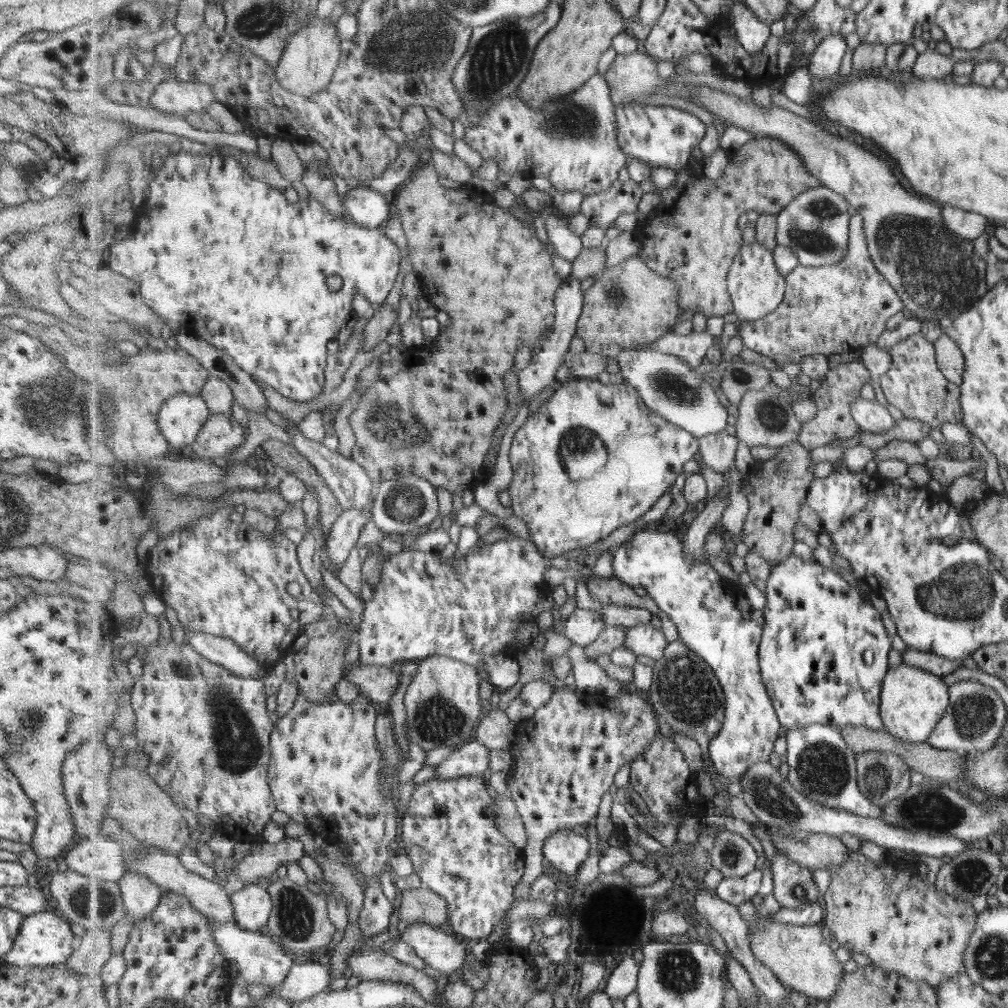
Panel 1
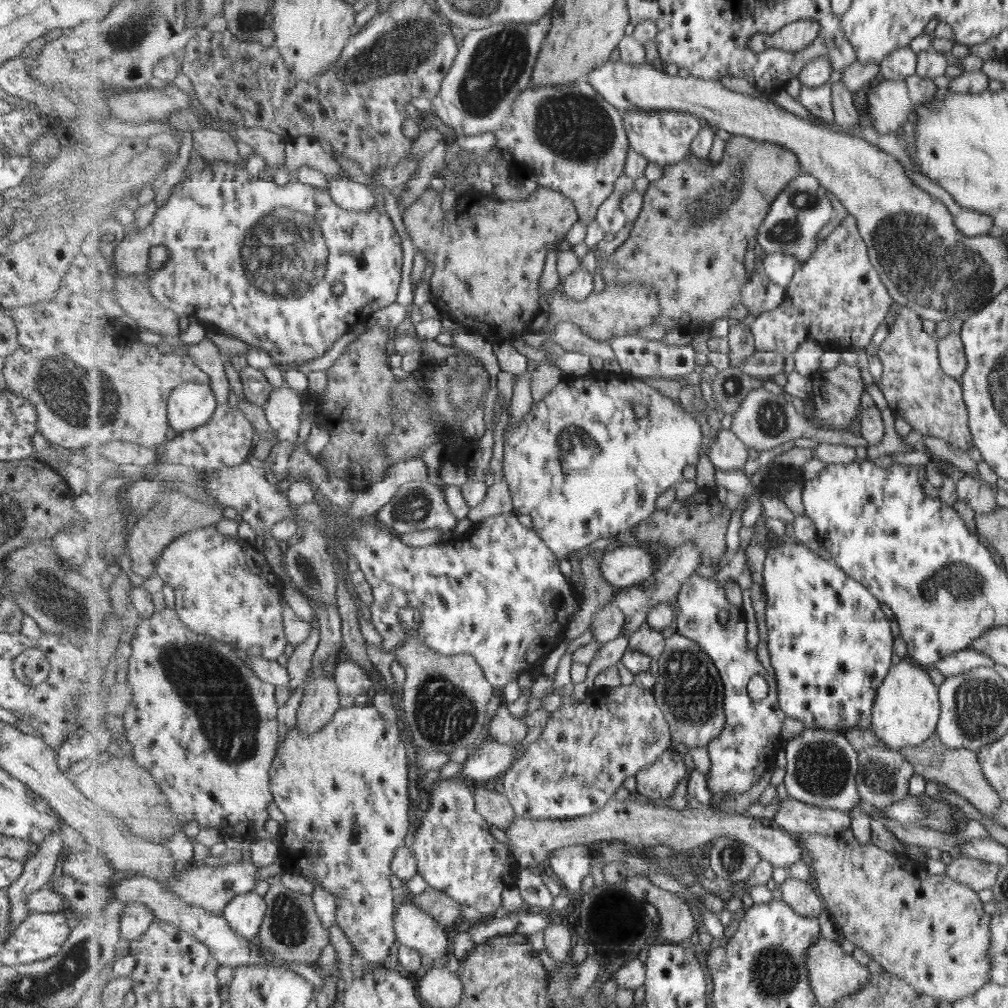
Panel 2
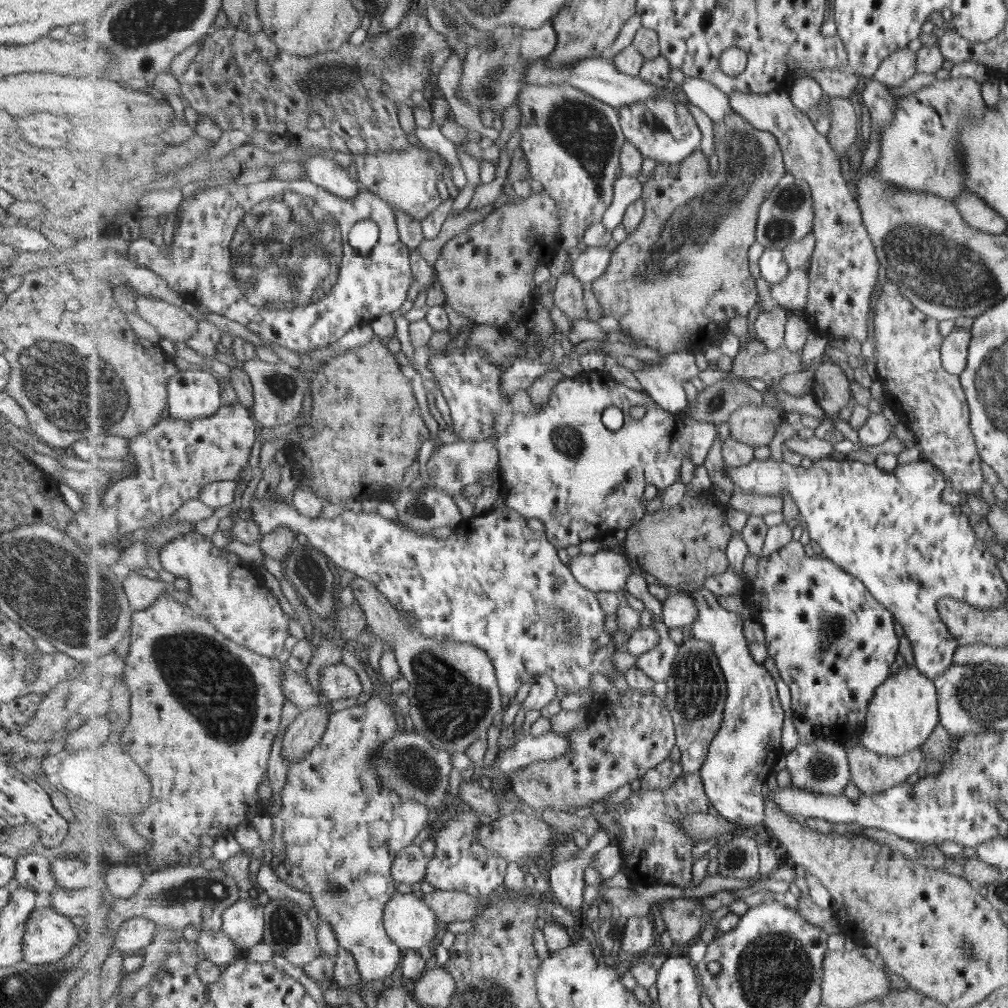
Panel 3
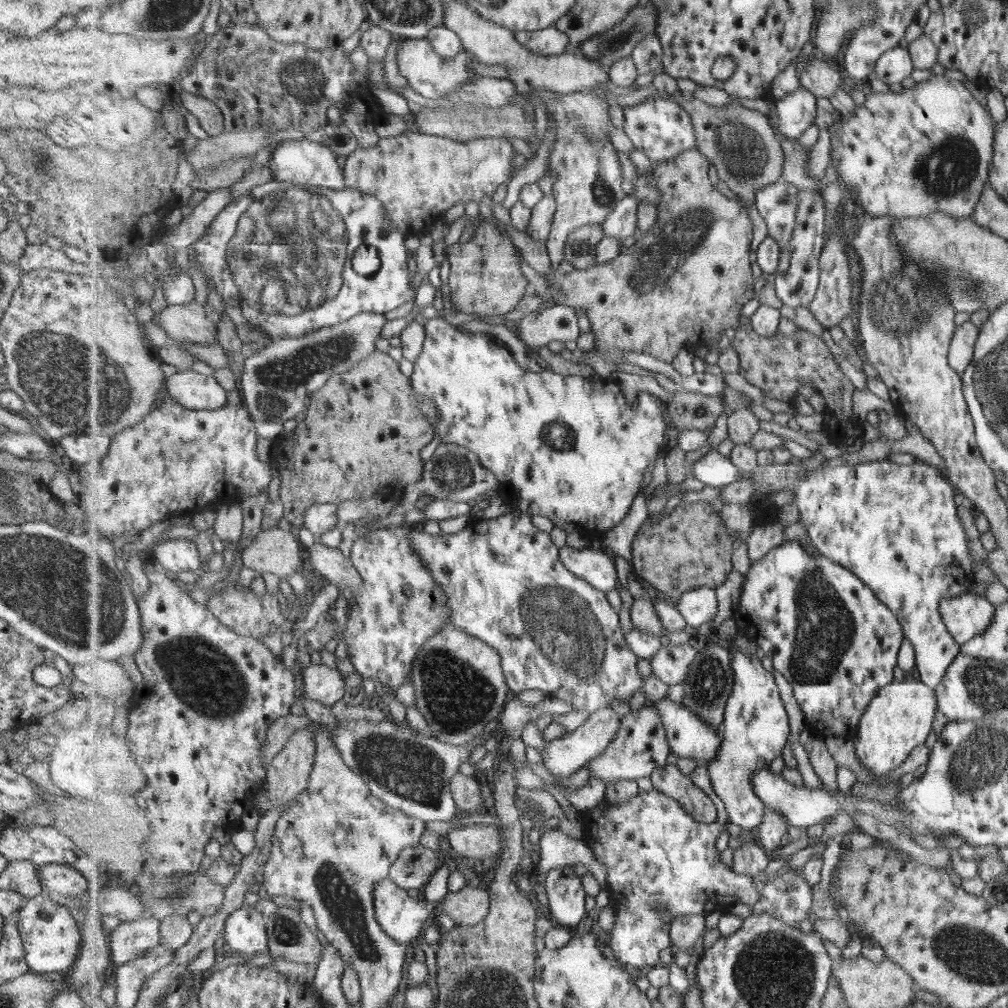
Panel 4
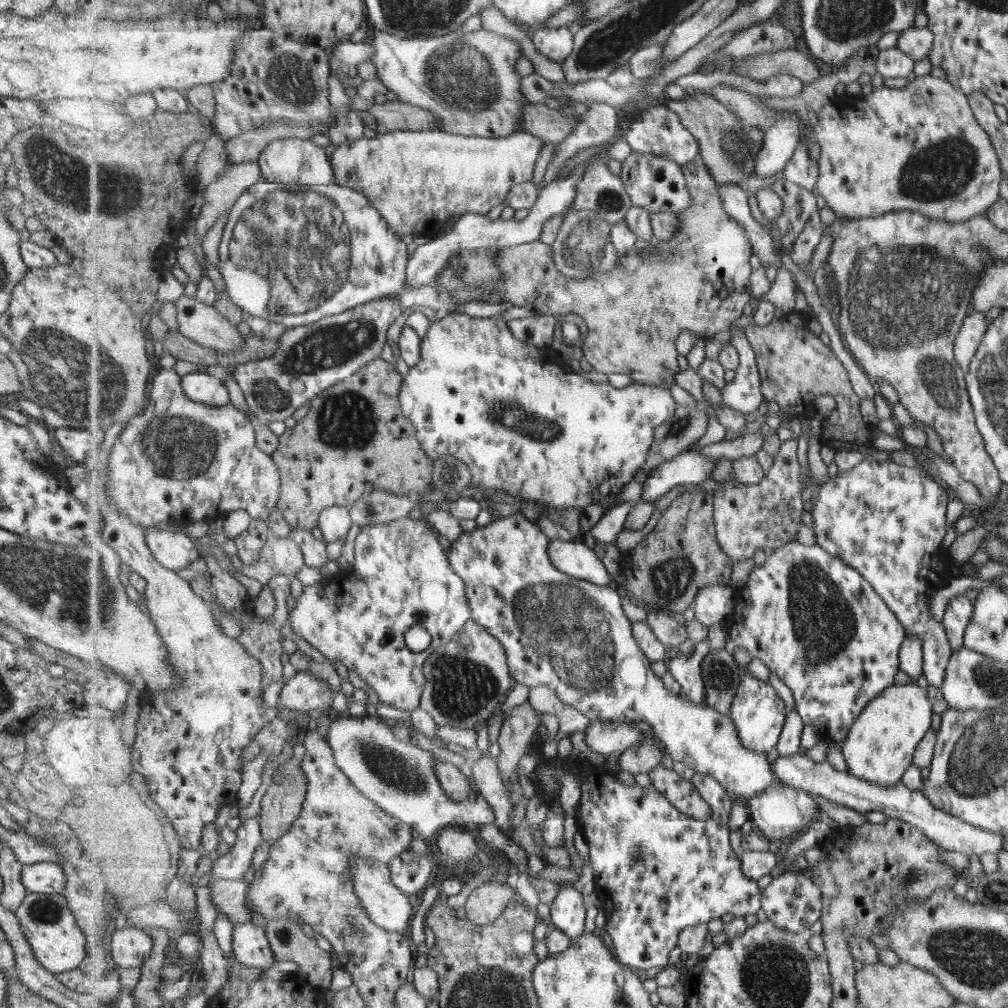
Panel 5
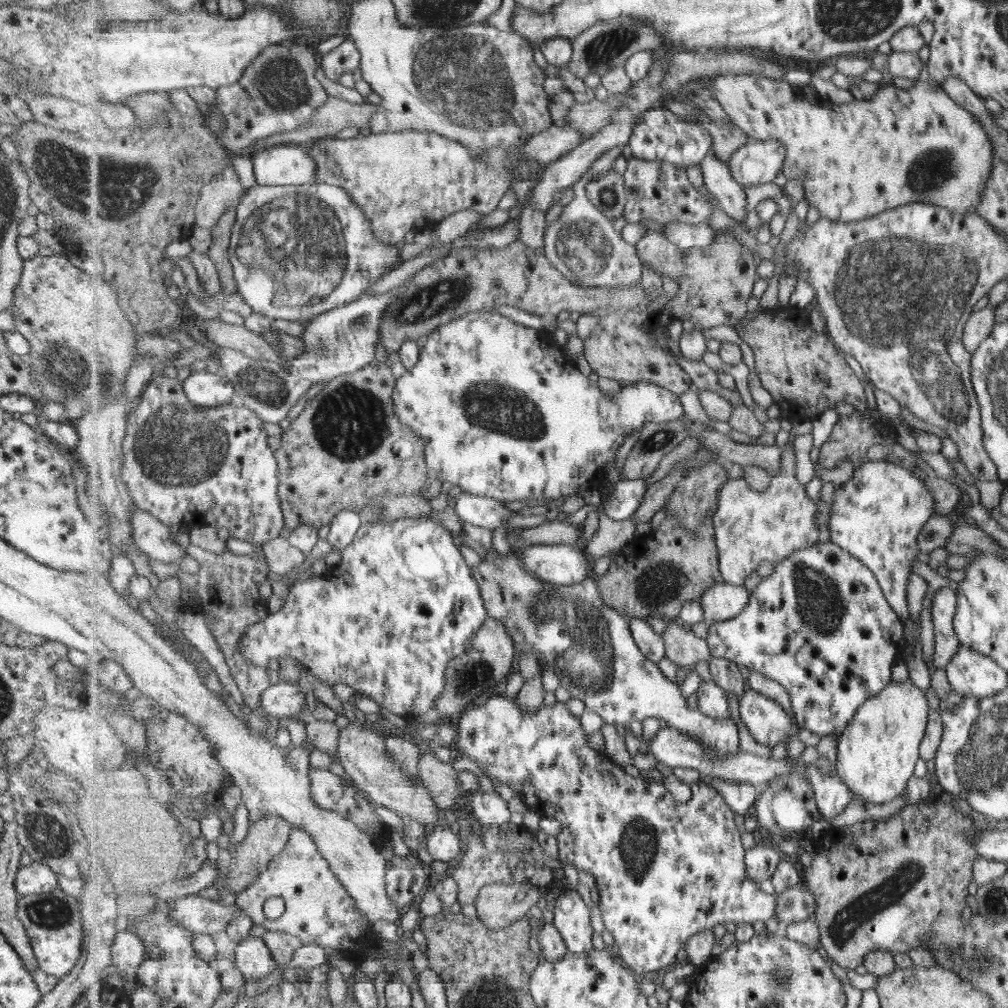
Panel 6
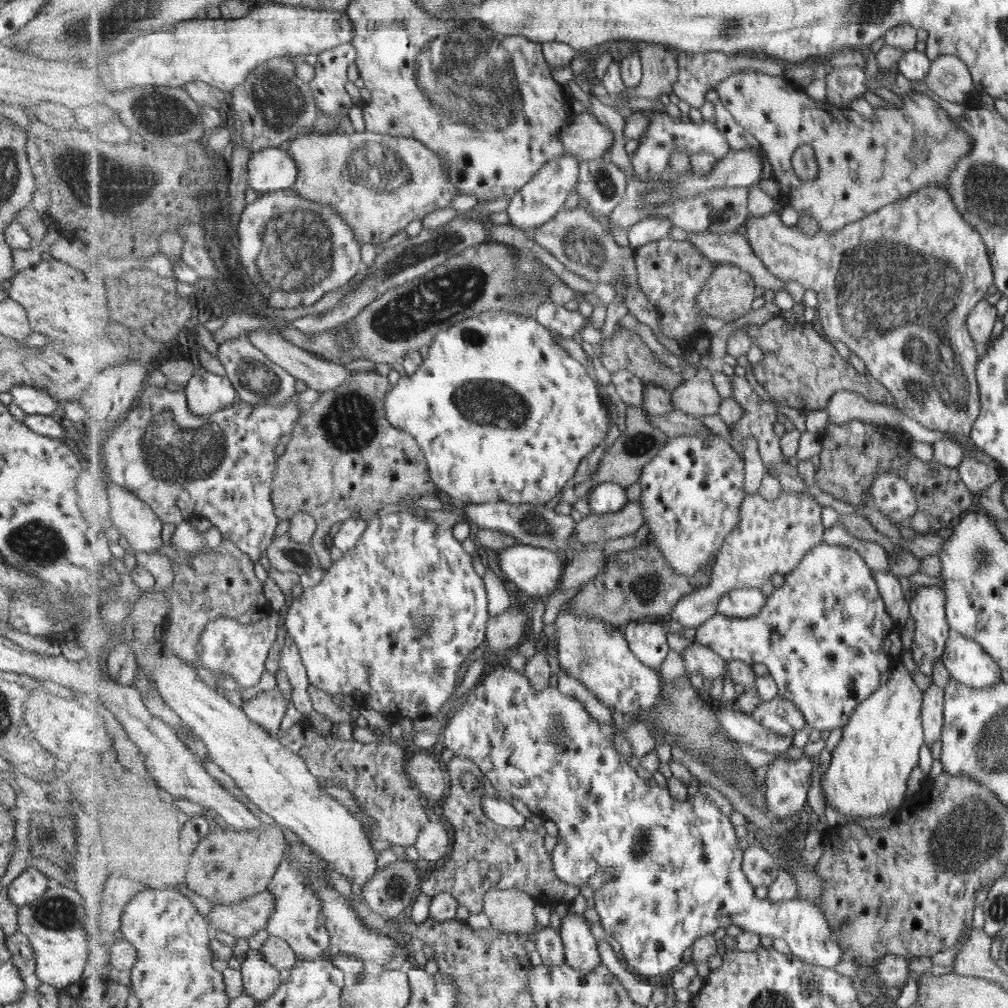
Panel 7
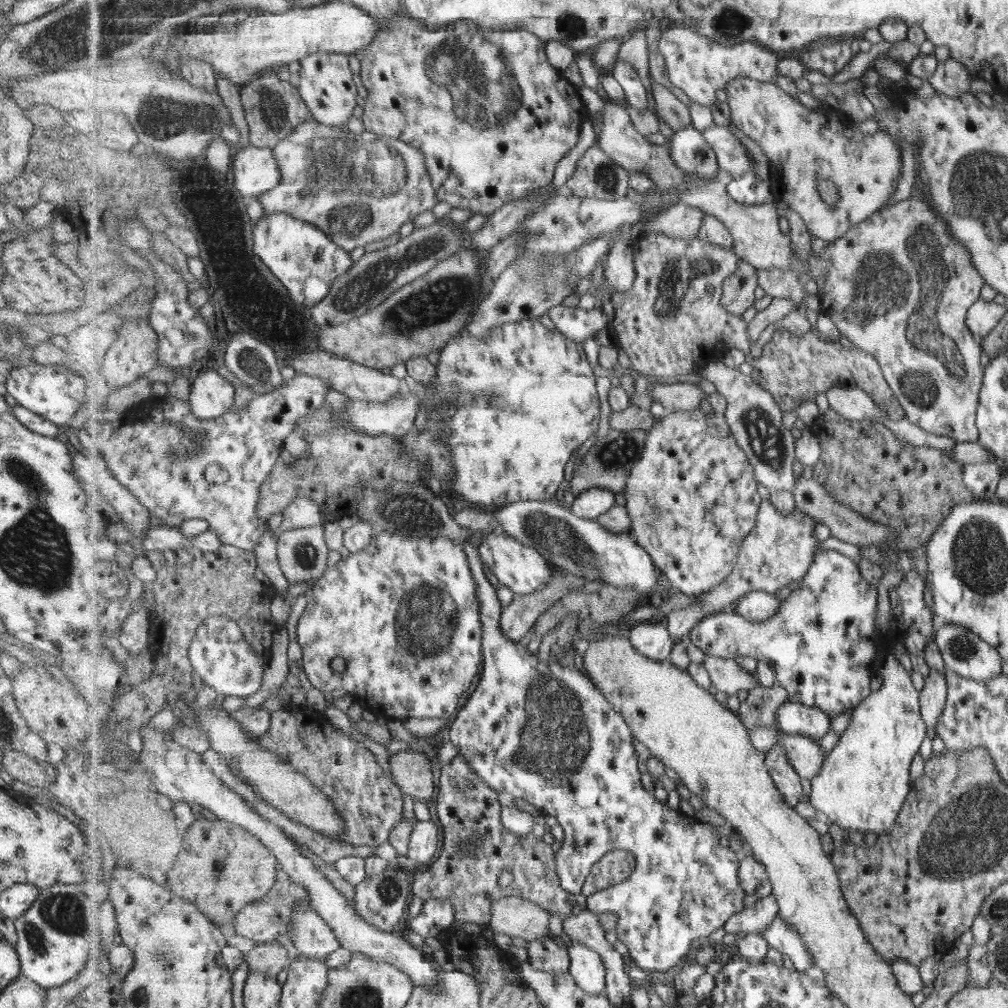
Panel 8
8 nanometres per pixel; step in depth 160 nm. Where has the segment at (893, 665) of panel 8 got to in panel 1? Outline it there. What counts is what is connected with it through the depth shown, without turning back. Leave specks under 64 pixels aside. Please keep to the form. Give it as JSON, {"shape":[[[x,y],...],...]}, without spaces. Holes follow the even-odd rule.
{"shape":[[[902,662],[896,667],[891,667],[885,677],[880,713],[883,716],[886,730],[901,741],[928,742],[948,706],[948,689],[941,677],[933,676],[932,672]]]}

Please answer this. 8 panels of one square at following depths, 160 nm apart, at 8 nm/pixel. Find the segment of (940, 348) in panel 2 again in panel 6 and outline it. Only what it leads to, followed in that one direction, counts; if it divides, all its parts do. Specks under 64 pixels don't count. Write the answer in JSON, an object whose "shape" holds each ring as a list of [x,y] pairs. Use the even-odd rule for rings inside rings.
{"shape":[[[987,304],[986,307],[973,312],[967,323],[964,323],[963,335],[961,340],[964,347],[969,352],[973,352],[980,343],[988,338],[988,335],[995,327],[994,307]]]}

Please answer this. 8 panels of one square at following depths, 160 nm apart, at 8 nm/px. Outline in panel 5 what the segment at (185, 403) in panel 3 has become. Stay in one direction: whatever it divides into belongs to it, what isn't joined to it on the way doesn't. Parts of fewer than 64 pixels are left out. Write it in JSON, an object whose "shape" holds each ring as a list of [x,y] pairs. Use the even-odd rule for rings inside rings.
{"shape":[[[193,372],[183,376],[182,387],[185,394],[198,403],[222,407],[231,402],[223,381],[206,372]]]}

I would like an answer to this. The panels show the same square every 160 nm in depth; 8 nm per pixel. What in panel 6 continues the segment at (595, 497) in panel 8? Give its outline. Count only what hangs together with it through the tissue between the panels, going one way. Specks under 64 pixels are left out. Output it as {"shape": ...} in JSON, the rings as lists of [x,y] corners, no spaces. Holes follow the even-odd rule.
{"shape":[[[621,479],[615,484],[605,481],[600,491],[604,492],[605,490],[610,490],[610,492],[603,498],[605,499],[604,512],[613,520],[620,521],[634,516],[636,510],[644,503],[649,487],[647,488],[644,479]]]}

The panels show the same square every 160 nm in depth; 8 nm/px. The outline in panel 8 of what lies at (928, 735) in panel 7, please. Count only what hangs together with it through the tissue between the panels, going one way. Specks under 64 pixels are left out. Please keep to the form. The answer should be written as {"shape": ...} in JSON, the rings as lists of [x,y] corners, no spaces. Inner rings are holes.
{"shape":[[[932,670],[925,678],[923,689],[920,691],[922,717],[929,728],[935,728],[940,712],[947,703],[947,684],[944,673]]]}

